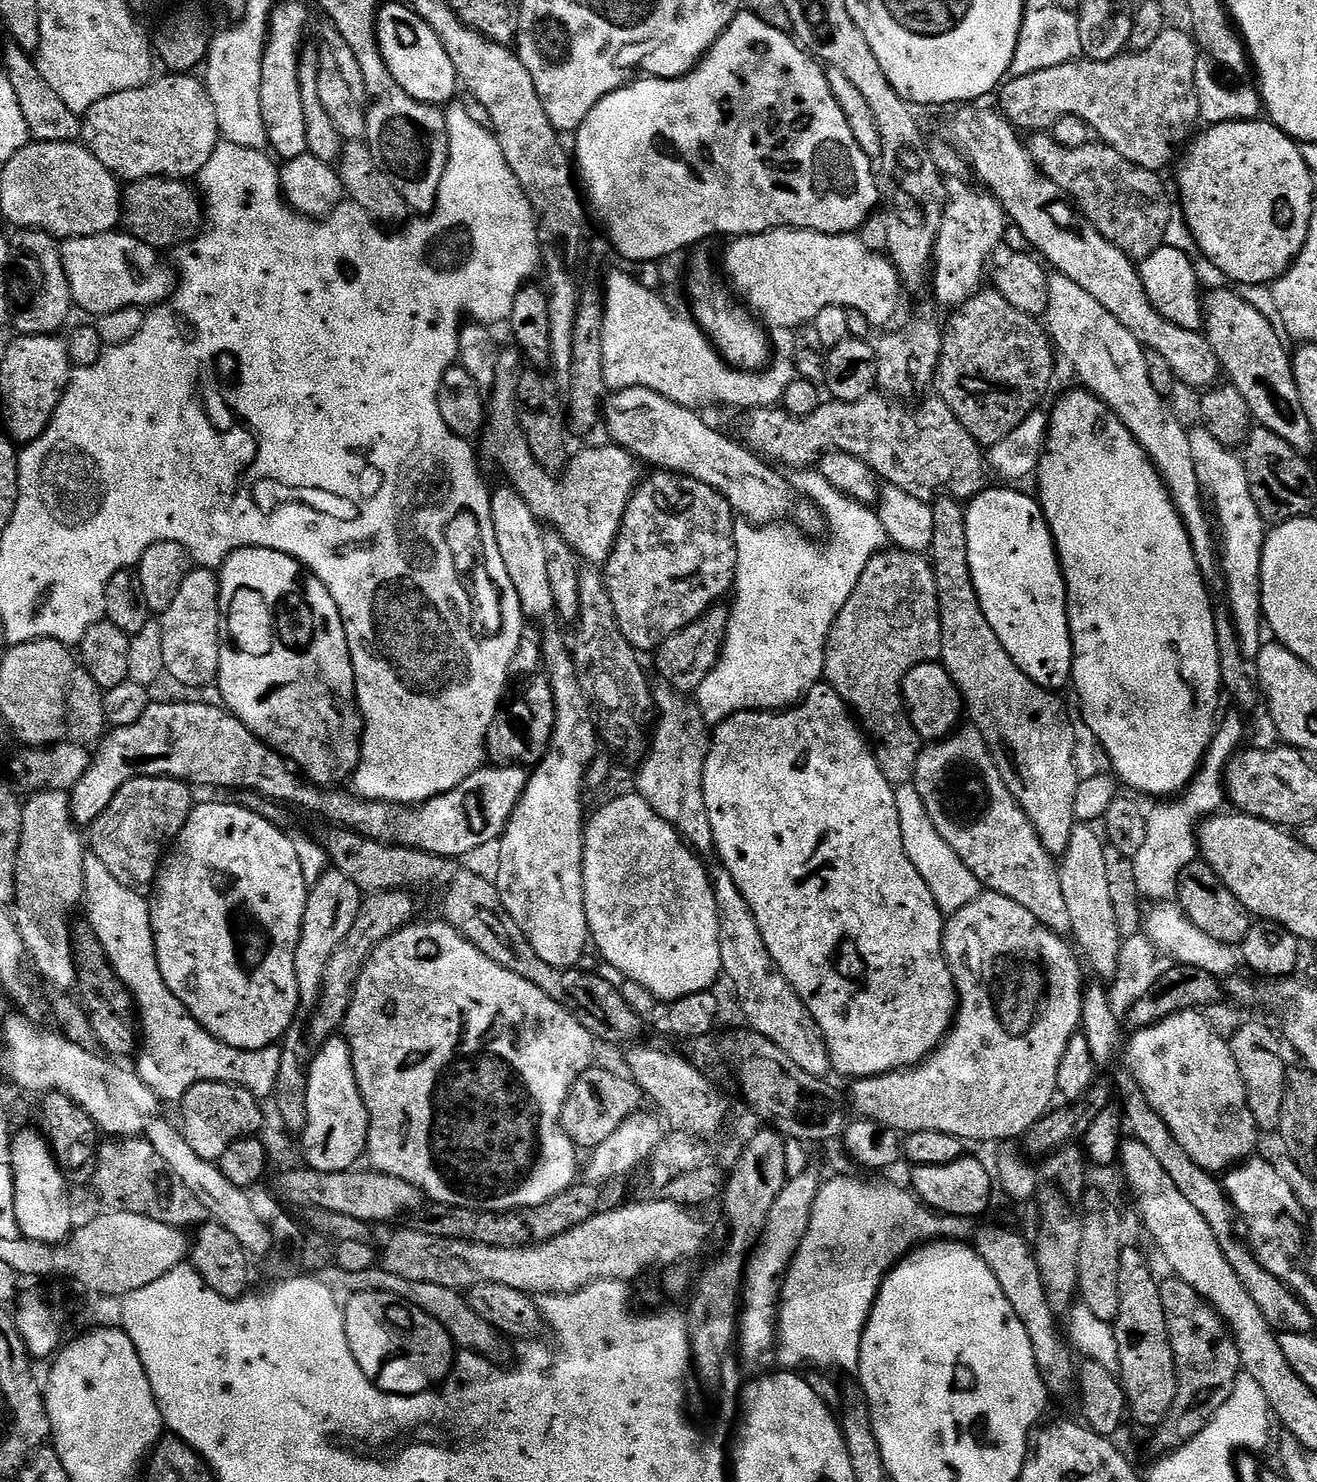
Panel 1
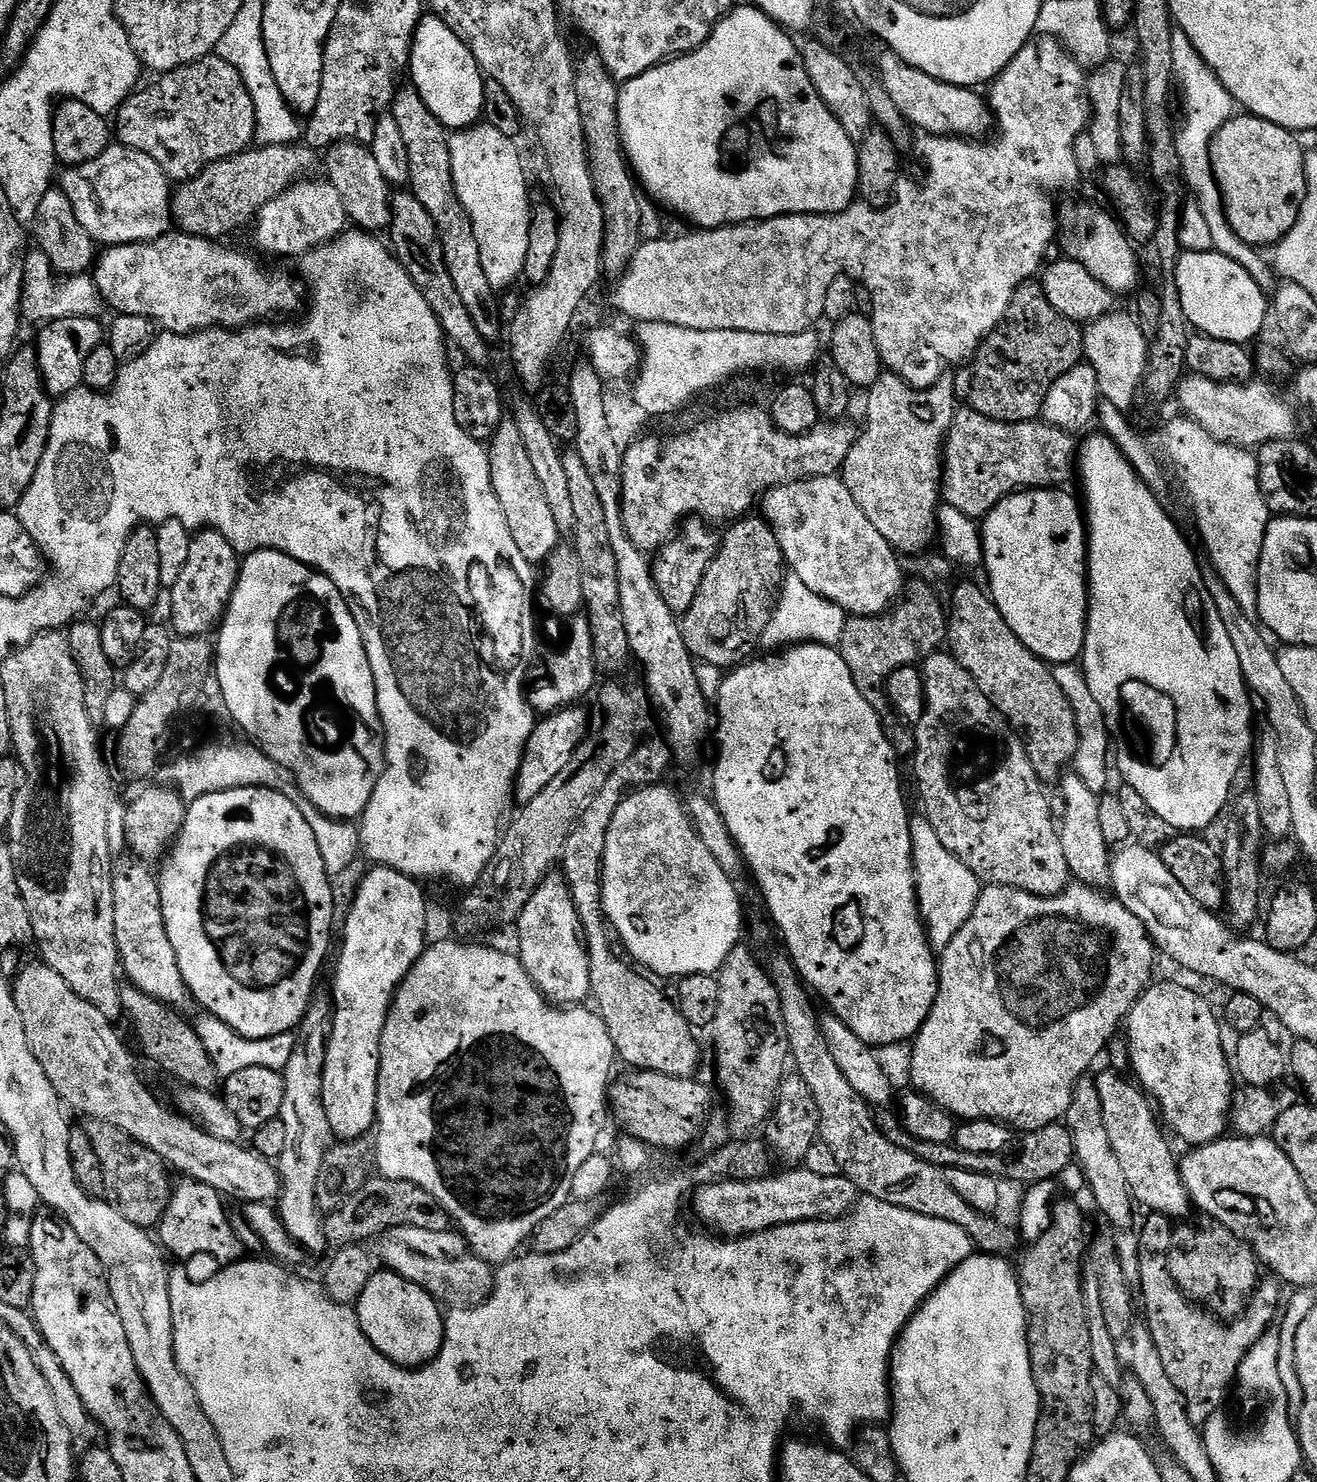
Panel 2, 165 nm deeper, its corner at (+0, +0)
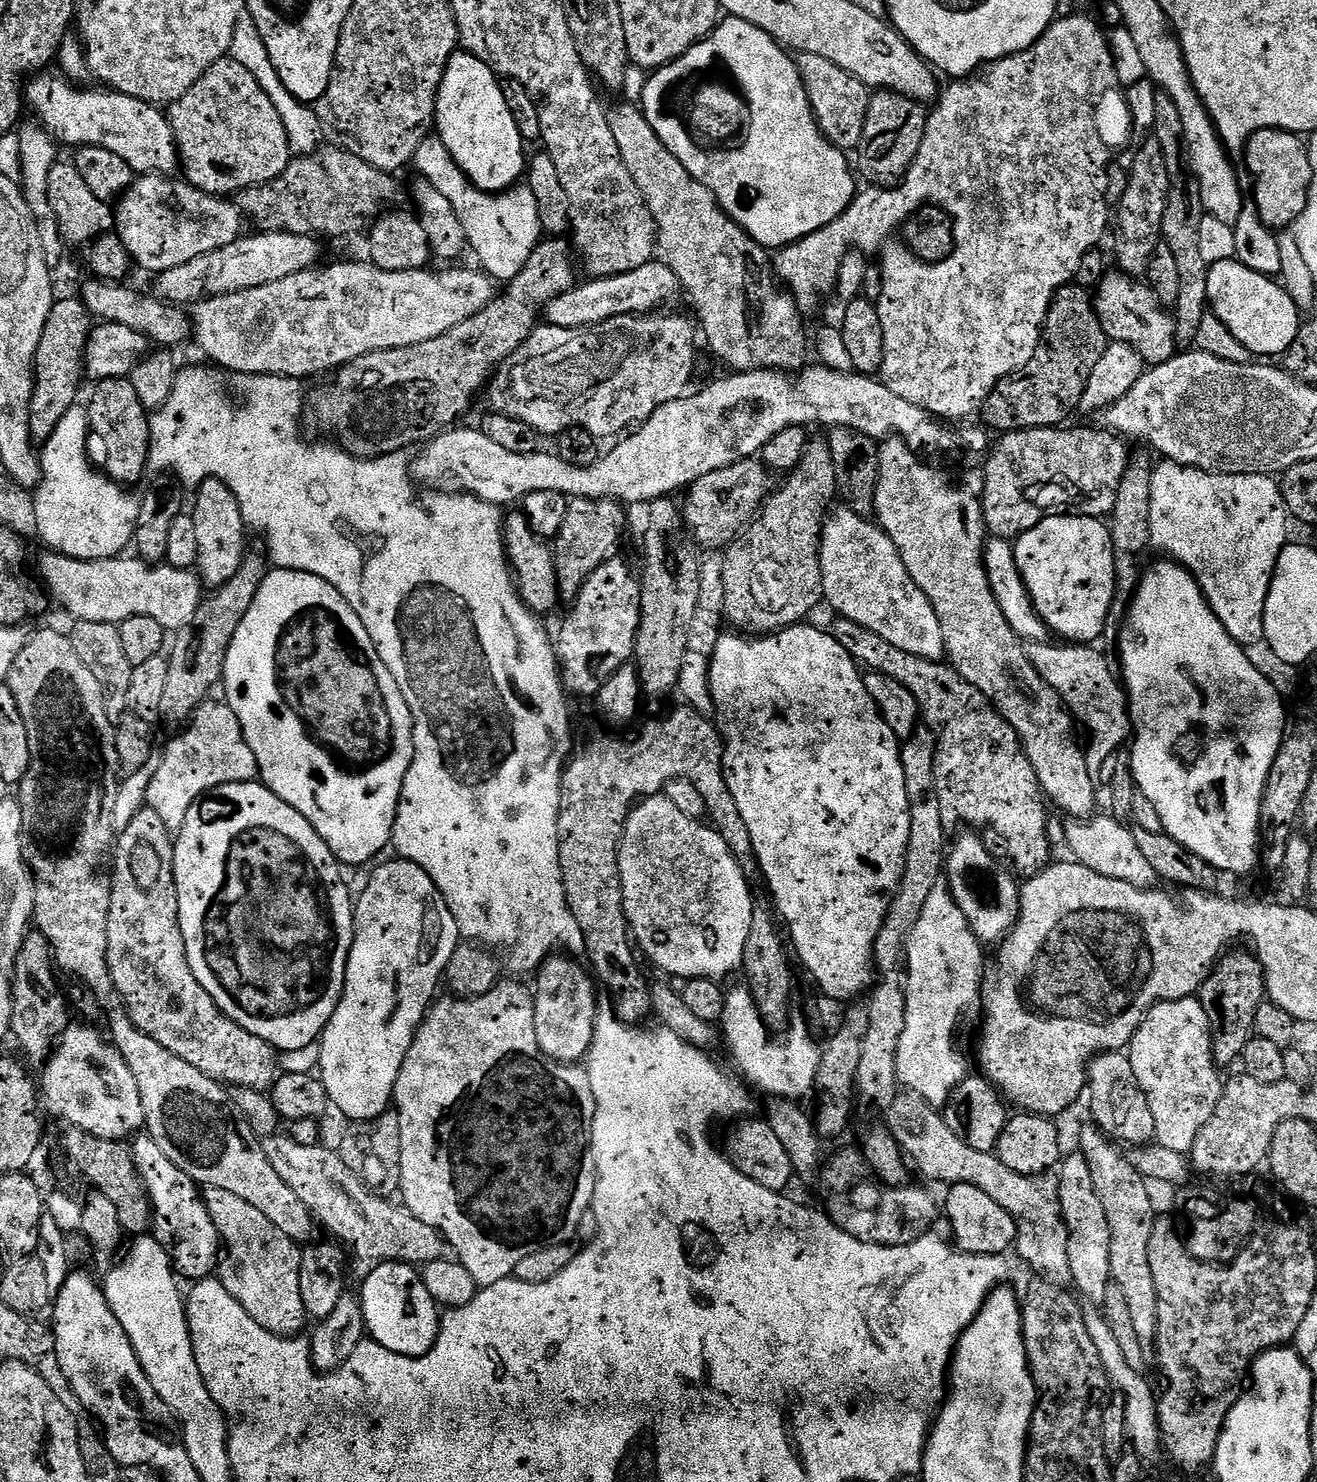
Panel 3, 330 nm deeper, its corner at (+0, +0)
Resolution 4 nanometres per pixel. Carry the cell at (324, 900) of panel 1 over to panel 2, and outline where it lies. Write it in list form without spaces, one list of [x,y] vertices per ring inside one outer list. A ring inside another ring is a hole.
[[[320,990],[308,1003],[306,1014],[295,1029],[293,1054],[286,1063],[284,1078],[284,1097],[279,1120],[286,1126],[286,1147],[282,1149],[278,1161],[280,1194],[278,1211],[280,1221],[286,1226],[290,1238],[298,1242],[305,1253],[329,1251],[328,1232],[324,1228],[326,1219],[318,1204],[318,1178],[322,1174],[323,1159],[334,1137],[330,1118],[326,1118],[326,1106],[322,1098],[324,1067],[328,1053],[328,1035],[332,1033],[332,1014],[334,1005],[331,995]]]

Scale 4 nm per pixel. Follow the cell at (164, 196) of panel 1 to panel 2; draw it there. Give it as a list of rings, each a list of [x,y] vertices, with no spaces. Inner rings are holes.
[[[262,146],[253,147],[236,156],[228,156],[224,160],[209,164],[202,169],[200,175],[183,181],[175,189],[172,197],[172,214],[175,223],[179,231],[191,236],[201,236],[217,242],[223,241],[228,238],[224,236],[238,231],[243,224],[251,225],[257,219],[266,201],[264,188],[269,188],[269,193],[276,194],[285,188],[292,187],[293,184],[288,181],[288,176],[292,176],[292,172],[297,172],[300,176],[300,168],[308,168],[308,164],[304,164],[304,152],[276,152],[276,156],[272,156],[272,152],[265,152]]]

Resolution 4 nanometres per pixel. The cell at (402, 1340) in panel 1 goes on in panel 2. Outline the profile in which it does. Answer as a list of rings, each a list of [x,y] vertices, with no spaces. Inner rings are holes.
[[[387,1270],[373,1271],[360,1299],[354,1304],[356,1317],[368,1341],[383,1356],[390,1358],[390,1362],[405,1370],[415,1370],[429,1364],[444,1344],[445,1313],[428,1293],[427,1287],[412,1280],[415,1279]]]

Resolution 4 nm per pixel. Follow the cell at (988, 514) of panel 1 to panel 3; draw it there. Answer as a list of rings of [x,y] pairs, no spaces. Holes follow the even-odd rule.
[[[1048,516],[1045,520],[1037,522],[1033,528],[1028,528],[1020,537],[1015,537],[1014,547],[1016,549],[1016,564],[1020,567],[1020,573],[1024,577],[1024,585],[1028,587],[1028,592],[1035,607],[1054,624],[1065,628],[1068,631],[1067,638],[1072,642],[1080,642],[1088,636],[1091,632],[1100,632],[1104,628],[1104,623],[1107,622],[1108,616],[1112,612],[1112,604],[1116,599],[1116,578],[1115,578],[1115,558],[1114,550],[1112,549],[1112,535],[1108,529],[1107,523],[1102,519],[1099,520],[1096,516]]]

